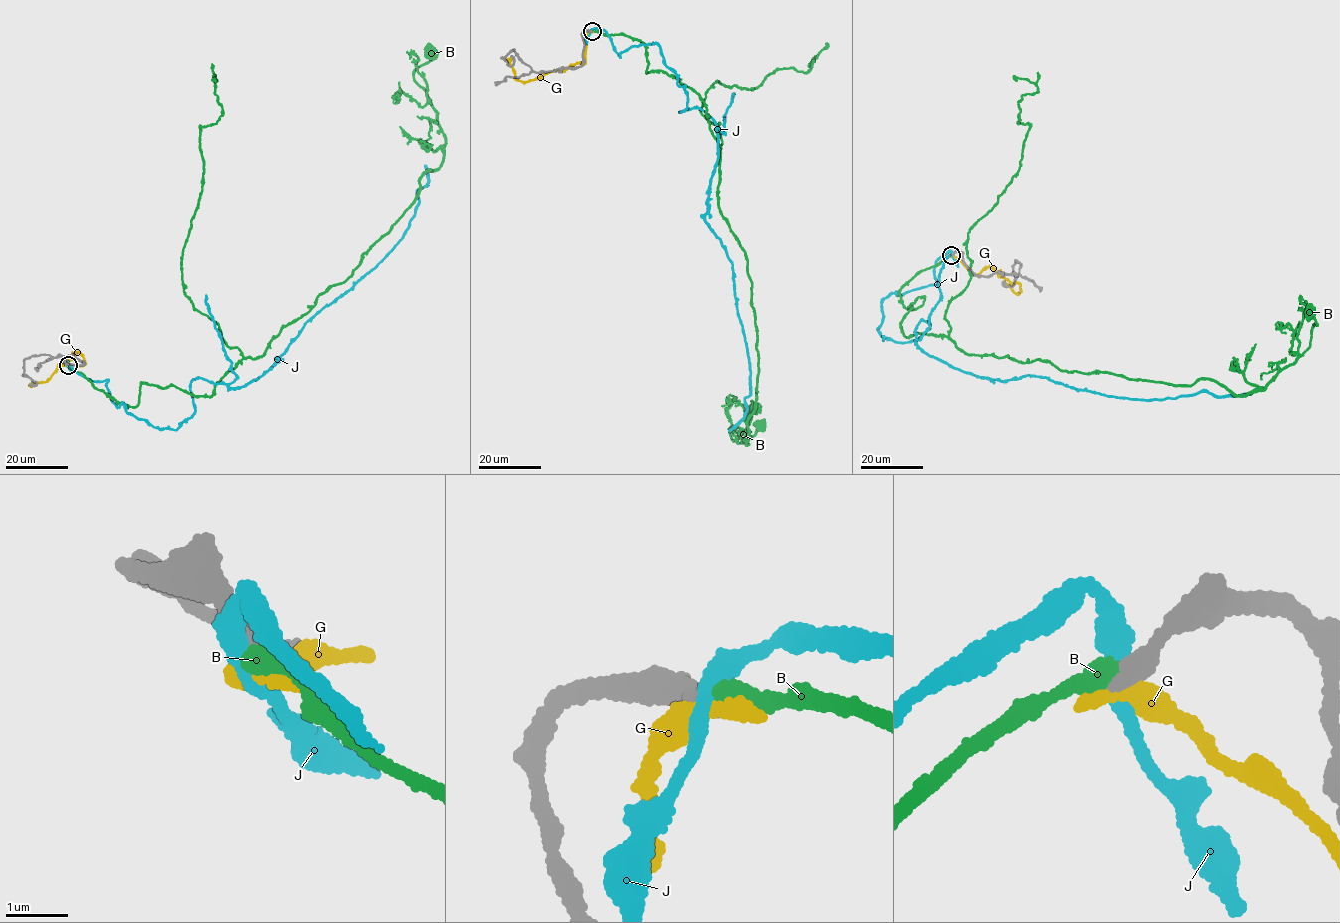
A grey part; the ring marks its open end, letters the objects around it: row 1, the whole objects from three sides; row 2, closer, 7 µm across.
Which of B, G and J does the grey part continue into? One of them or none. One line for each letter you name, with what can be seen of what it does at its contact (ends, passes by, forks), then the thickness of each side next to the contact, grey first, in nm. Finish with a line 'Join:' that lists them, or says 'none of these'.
B: It ends there. Thickness 360 nm (grey) against 360 nm
Join: B

